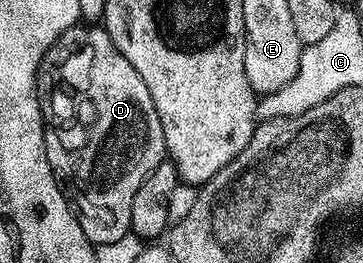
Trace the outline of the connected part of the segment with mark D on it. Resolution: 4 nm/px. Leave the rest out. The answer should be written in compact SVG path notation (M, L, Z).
M77 25L71 27L66 33L62 33L59 39L64 42L64 59L60 59L64 67L60 67L60 71L64 71L64 79L68 79L68 99L56 99L56 107L50 112L50 133L45 134L44 148L46 151L52 151L52 143L56 143L56 155L51 155L48 160L53 171L66 184L70 202L82 225L82 233L86 233L86 237L93 245L118 241L118 237L129 234L132 230L130 209L134 206L134 193L138 193L138 185L146 181L146 177L159 163L165 162L162 121L158 117L158 109L154 109L154 101L150 97L150 89L146 89L146 81L142 81L142 77L138 77L138 69L134 69L134 65L130 65L130 61L122 57L122 53L116 48L114 41L103 26Z

